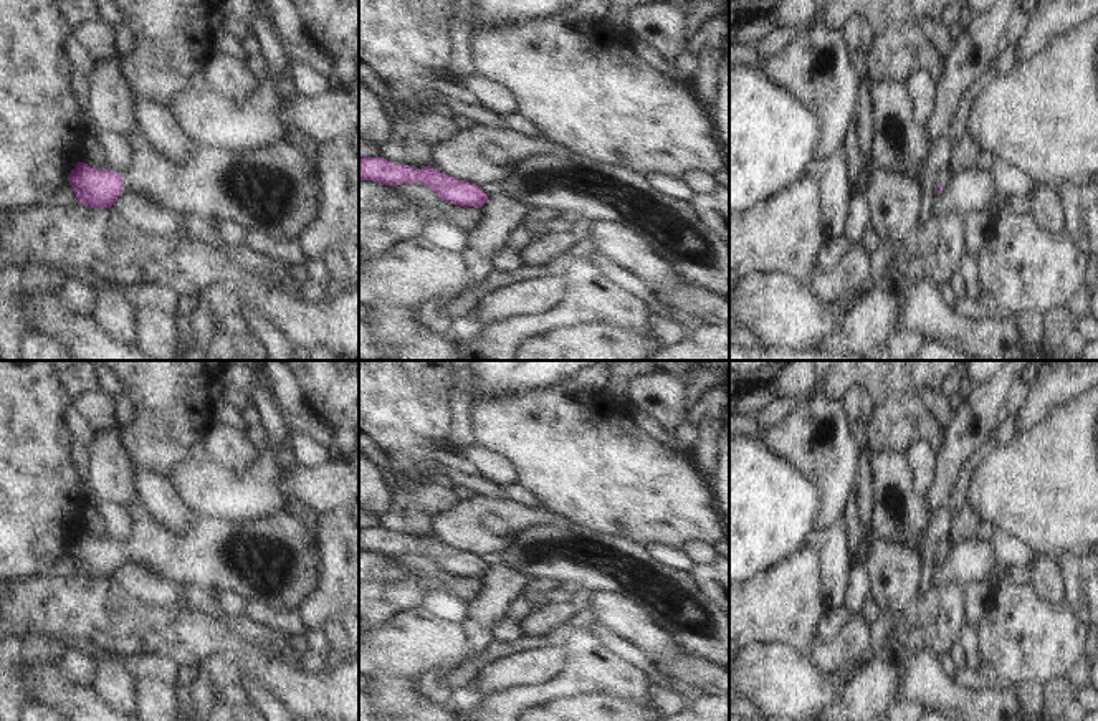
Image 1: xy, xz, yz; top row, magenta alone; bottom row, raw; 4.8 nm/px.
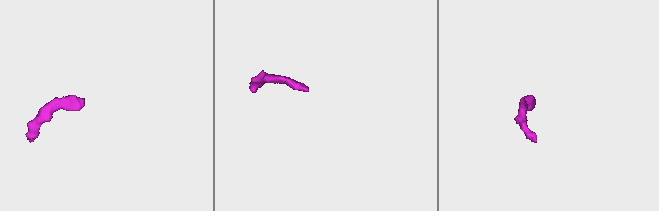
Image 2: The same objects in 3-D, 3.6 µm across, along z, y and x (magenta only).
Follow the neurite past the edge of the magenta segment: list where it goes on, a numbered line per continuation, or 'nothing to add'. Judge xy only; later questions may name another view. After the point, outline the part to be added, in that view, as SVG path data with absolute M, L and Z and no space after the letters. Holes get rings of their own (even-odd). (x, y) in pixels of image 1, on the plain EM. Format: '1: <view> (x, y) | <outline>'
1: xy (268, 559) | M142 506L127 509L131 532L121 544L124 562L147 567L179 585L193 585L218 594L232 590L248 600L258 600L276 610L296 610L317 582L321 556L308 544L303 526L286 511L263 519L235 524L192 511L192 526L177 532L154 521Z

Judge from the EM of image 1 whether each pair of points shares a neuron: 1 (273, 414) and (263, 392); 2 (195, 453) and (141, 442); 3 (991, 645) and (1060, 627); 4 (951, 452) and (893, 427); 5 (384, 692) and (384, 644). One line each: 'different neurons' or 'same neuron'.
1: same neuron
2: different neurons
3: same neuron
4: different neurons
5: different neurons

